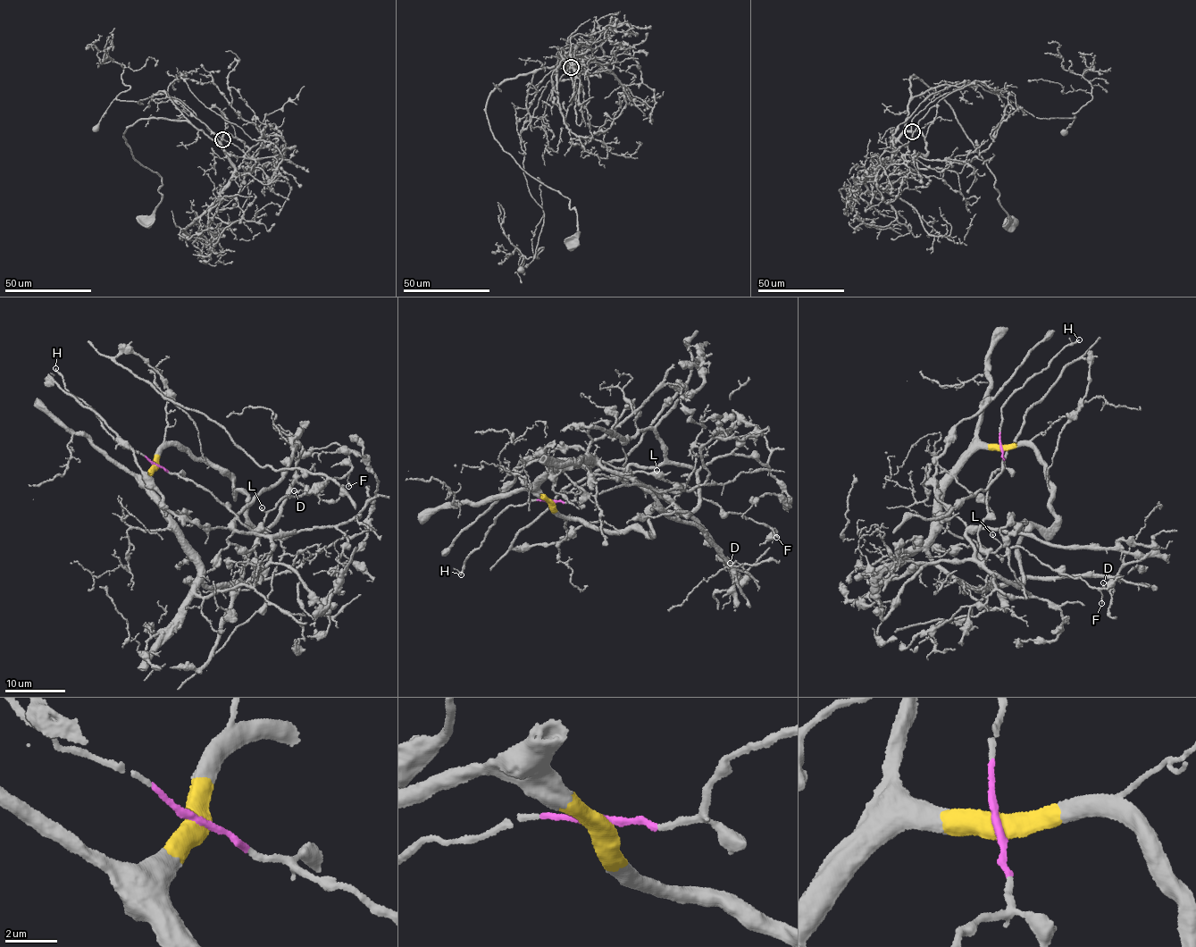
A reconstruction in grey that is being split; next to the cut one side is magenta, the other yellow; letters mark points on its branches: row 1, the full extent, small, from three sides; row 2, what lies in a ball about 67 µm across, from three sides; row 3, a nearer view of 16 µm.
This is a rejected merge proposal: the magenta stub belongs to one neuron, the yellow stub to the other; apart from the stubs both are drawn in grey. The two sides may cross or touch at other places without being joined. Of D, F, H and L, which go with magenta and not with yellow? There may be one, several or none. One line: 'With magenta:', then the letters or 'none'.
With magenta: F, H, L

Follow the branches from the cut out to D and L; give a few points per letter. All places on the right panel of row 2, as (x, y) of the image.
D: (1001, 447), (1032, 448), (1054, 497), (1055, 521), (1023, 536), (1022, 573), (1103, 583)
L: (1001, 447), (1003, 465), (993, 473), (989, 512), (978, 533), (982, 548), (994, 551), (999, 547), (992, 534)

